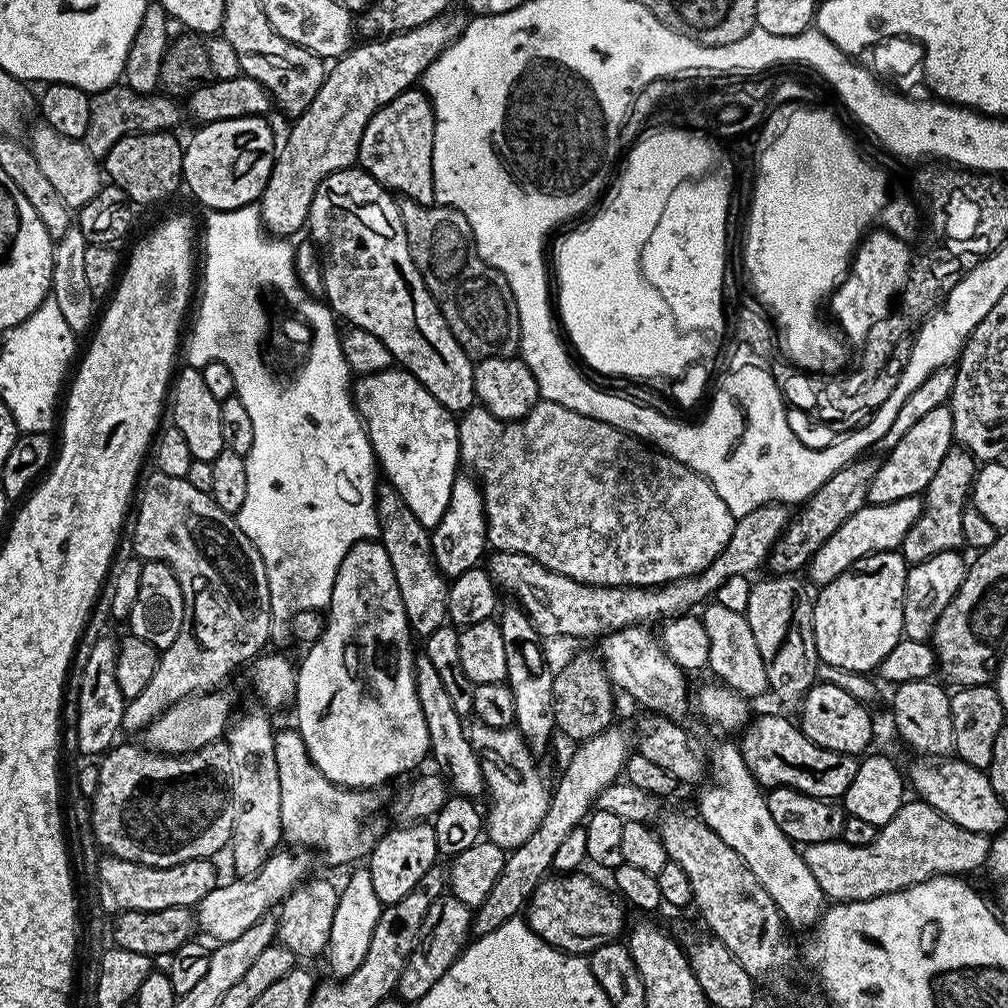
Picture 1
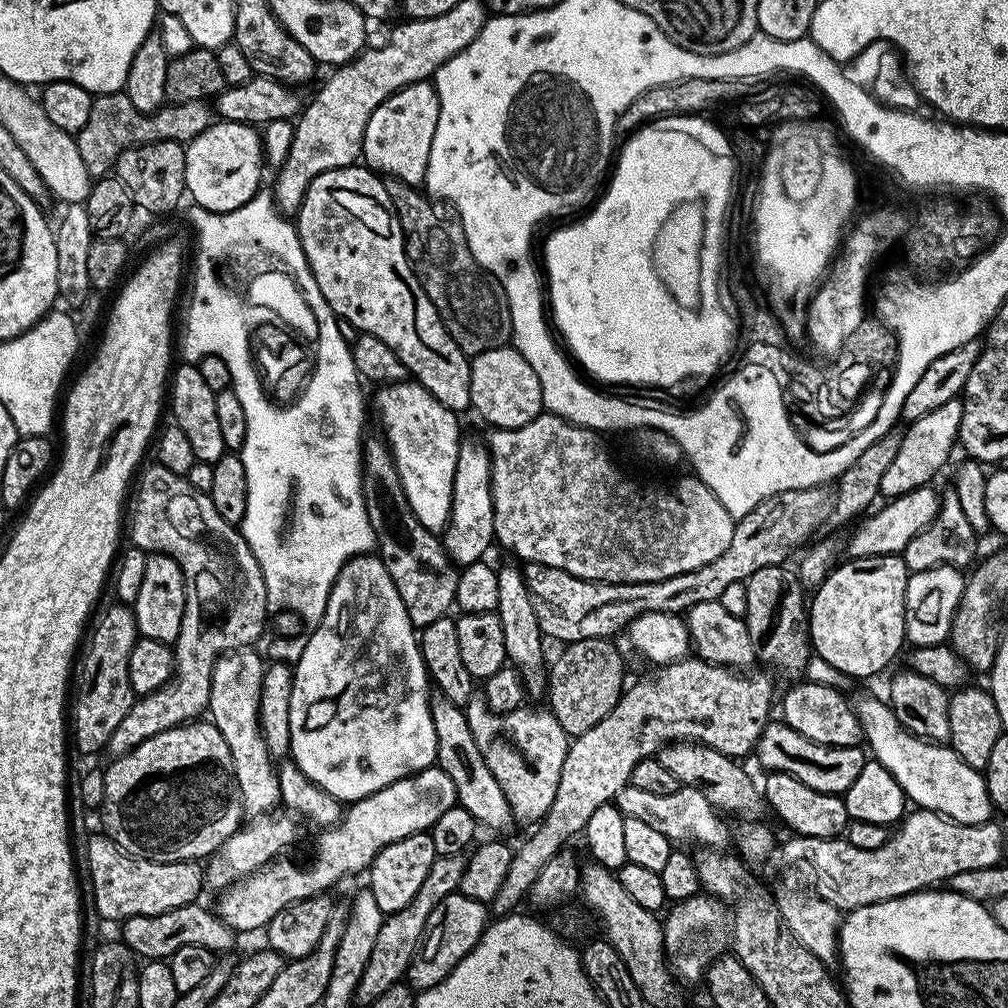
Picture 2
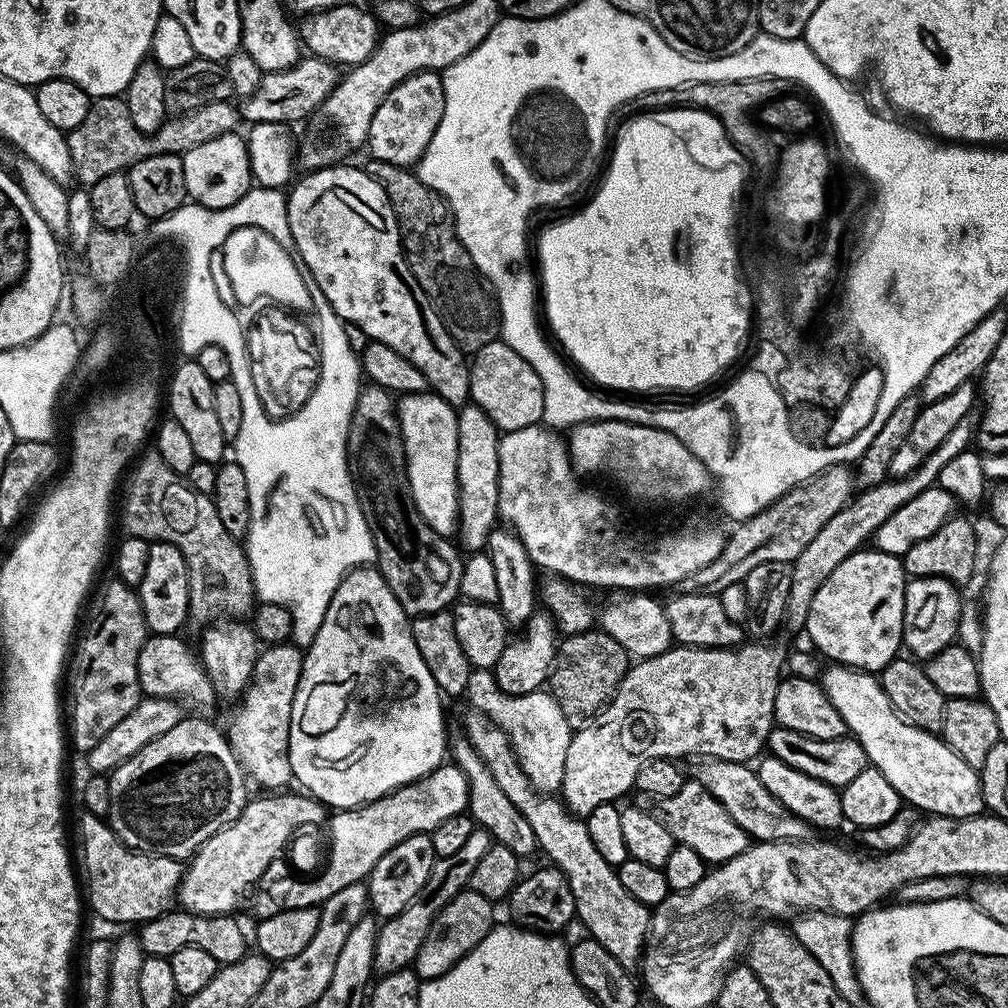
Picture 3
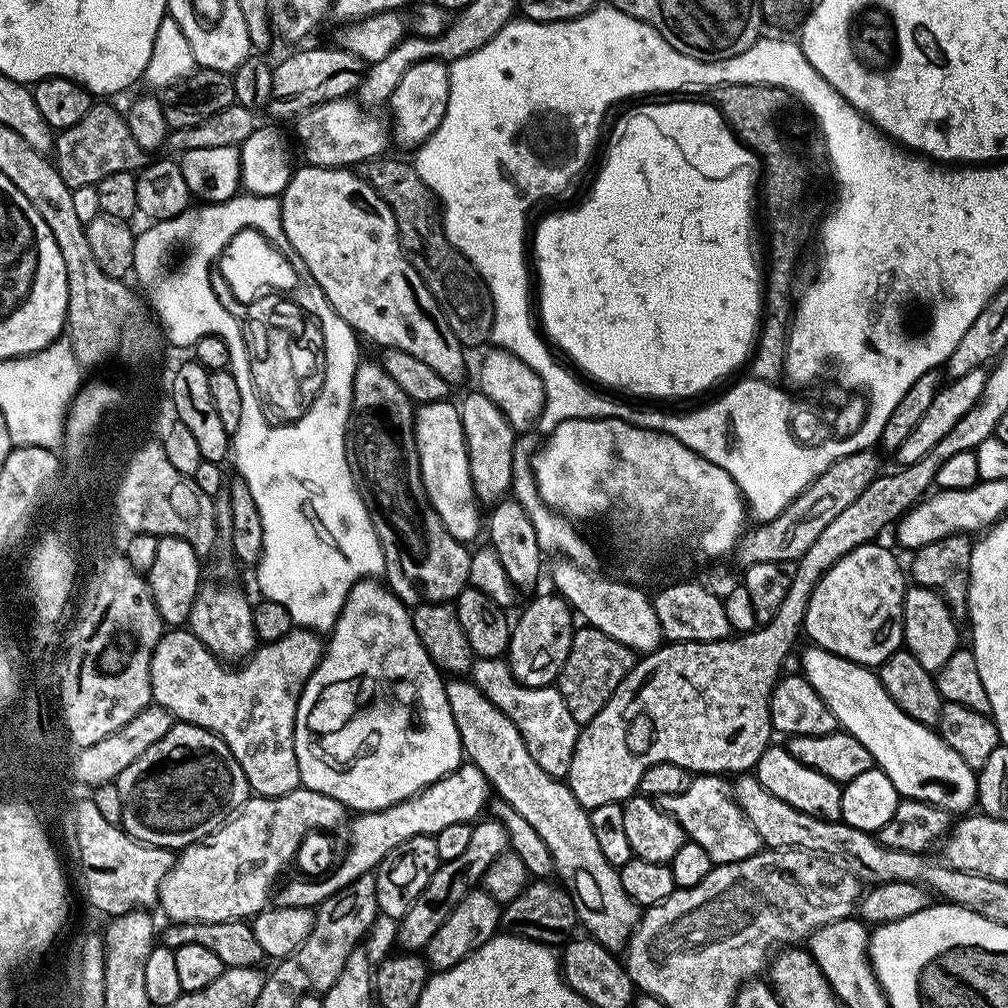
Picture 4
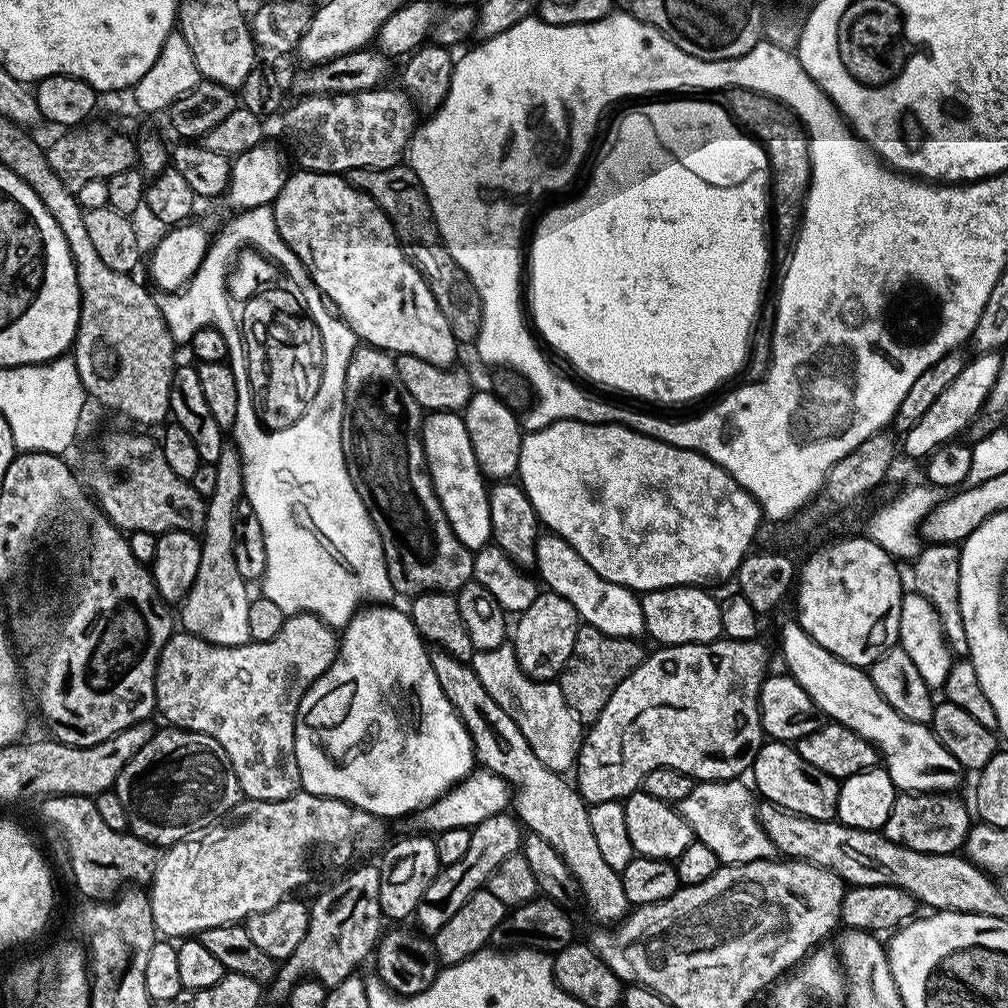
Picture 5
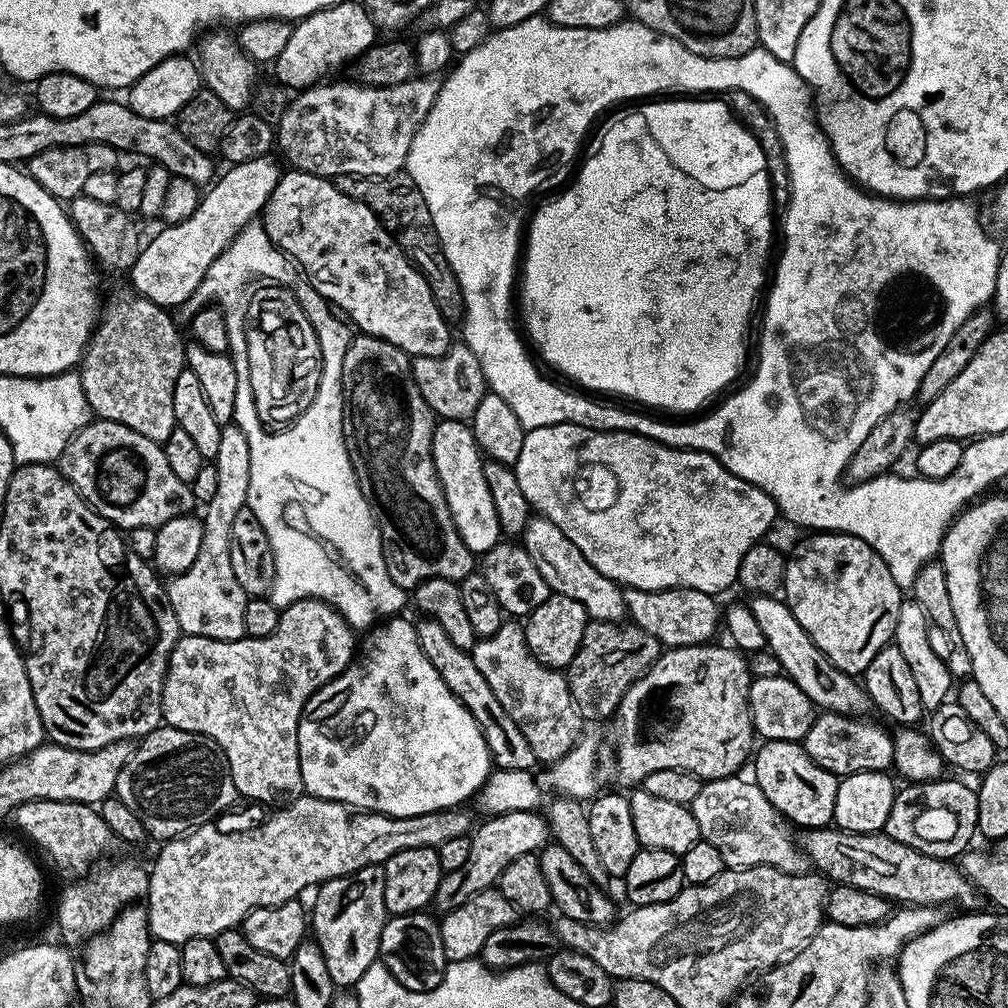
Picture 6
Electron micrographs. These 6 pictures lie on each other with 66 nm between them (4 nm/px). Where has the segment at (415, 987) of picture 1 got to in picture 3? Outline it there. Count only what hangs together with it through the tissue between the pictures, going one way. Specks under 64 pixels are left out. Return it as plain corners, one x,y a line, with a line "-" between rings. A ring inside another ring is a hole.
471,890
459,892
457,896
450,898
450,902
446,902
446,906
442,906
414,961
421,981
437,980
442,974
449,972
458,961
466,958
466,954
470,954
470,950
474,950
474,946
478,946
478,942
482,942
482,938
486,938
486,934
490,934
498,920
492,908
495,908
493,901
482,898
482,894

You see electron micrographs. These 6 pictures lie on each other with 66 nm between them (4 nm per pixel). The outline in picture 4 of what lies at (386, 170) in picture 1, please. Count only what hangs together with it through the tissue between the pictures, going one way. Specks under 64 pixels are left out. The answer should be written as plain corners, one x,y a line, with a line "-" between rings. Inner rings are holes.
423,60
402,74
402,82
394,86
394,94
387,103
387,107
392,108
390,136
395,143
397,140
402,147
416,150
428,141
434,130
438,130
448,105
448,69
449,65
443,60

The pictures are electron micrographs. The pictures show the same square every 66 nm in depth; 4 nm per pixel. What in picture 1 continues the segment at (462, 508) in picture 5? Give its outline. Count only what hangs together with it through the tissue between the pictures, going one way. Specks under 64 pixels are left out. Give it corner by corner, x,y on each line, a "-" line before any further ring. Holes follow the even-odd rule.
399,366
359,377
352,388
352,398
368,431
379,471
388,475
387,483
402,494
414,518
424,528
436,528
442,522
442,514
446,514
450,490
462,464
457,417
442,407
418,378

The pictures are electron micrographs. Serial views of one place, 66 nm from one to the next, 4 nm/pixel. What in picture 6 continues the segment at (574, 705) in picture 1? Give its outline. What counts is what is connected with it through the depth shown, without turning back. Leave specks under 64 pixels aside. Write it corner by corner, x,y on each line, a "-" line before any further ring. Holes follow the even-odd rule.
592,620
586,626
582,646
578,646
578,654
568,663
566,675
572,701
576,703
576,711
585,721
604,720
608,715
615,713
620,707
626,690
638,678
642,678
650,670
650,666
659,658
662,645
654,634
646,634
636,624
631,622
613,622
610,620

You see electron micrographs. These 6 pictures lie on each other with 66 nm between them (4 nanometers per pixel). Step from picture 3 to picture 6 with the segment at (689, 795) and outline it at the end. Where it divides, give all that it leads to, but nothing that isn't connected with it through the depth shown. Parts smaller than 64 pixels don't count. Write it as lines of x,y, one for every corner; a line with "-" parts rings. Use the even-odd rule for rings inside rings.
737,774
701,783
698,798
690,805
698,822
700,839
716,847
728,870
770,866
790,874
807,873
810,861
801,845
792,841
793,829
789,821
780,815
755,782
742,777

